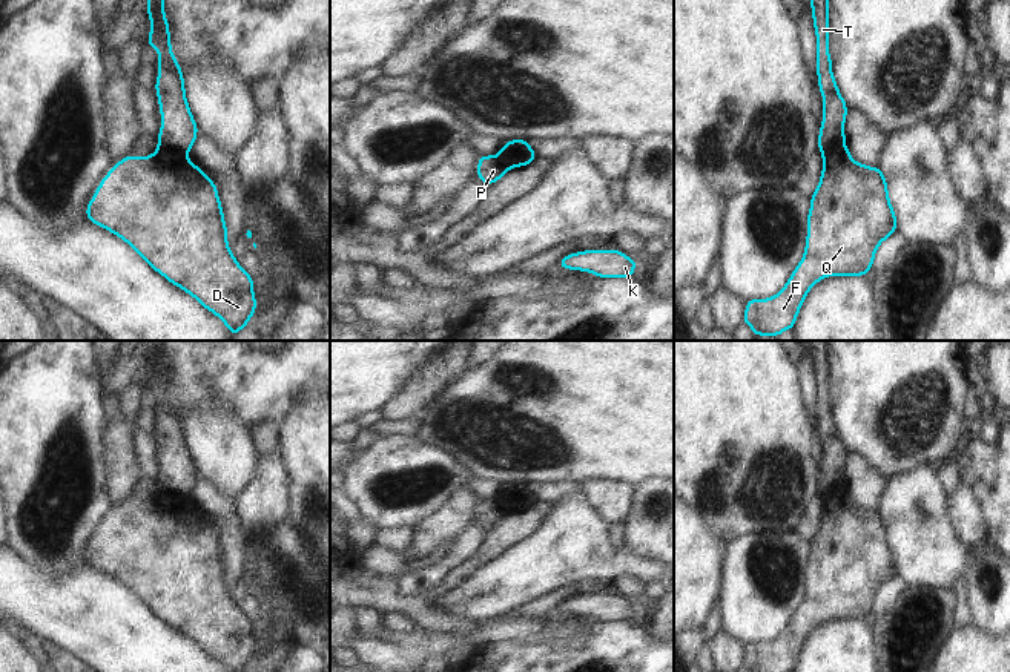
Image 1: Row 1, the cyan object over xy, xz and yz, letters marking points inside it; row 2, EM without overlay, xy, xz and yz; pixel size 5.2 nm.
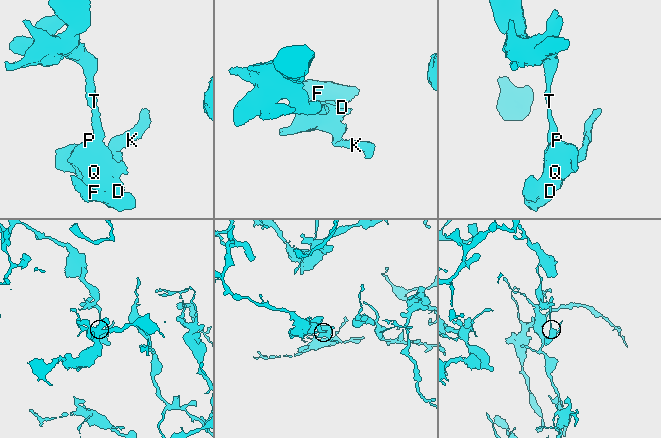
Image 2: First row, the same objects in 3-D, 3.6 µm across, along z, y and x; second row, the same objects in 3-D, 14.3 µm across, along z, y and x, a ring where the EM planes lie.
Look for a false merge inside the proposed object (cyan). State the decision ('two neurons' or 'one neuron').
two neurons

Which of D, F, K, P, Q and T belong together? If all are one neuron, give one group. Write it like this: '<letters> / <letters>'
D F K P Q / T

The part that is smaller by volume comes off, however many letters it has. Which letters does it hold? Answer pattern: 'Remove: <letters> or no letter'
Remove: D, F, K, P, Q

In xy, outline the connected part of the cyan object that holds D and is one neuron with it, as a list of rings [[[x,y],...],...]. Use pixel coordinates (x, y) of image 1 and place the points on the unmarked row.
[[[158,489],[150,500],[127,499],[100,525],[87,546],[86,562],[126,585],[155,615],[193,640],[216,658],[227,672],[244,672],[256,655],[253,621],[238,608],[227,586],[227,569],[218,532],[187,497],[169,496]]]

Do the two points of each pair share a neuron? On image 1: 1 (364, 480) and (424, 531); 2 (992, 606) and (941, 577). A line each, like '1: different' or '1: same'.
1: different
2: different

